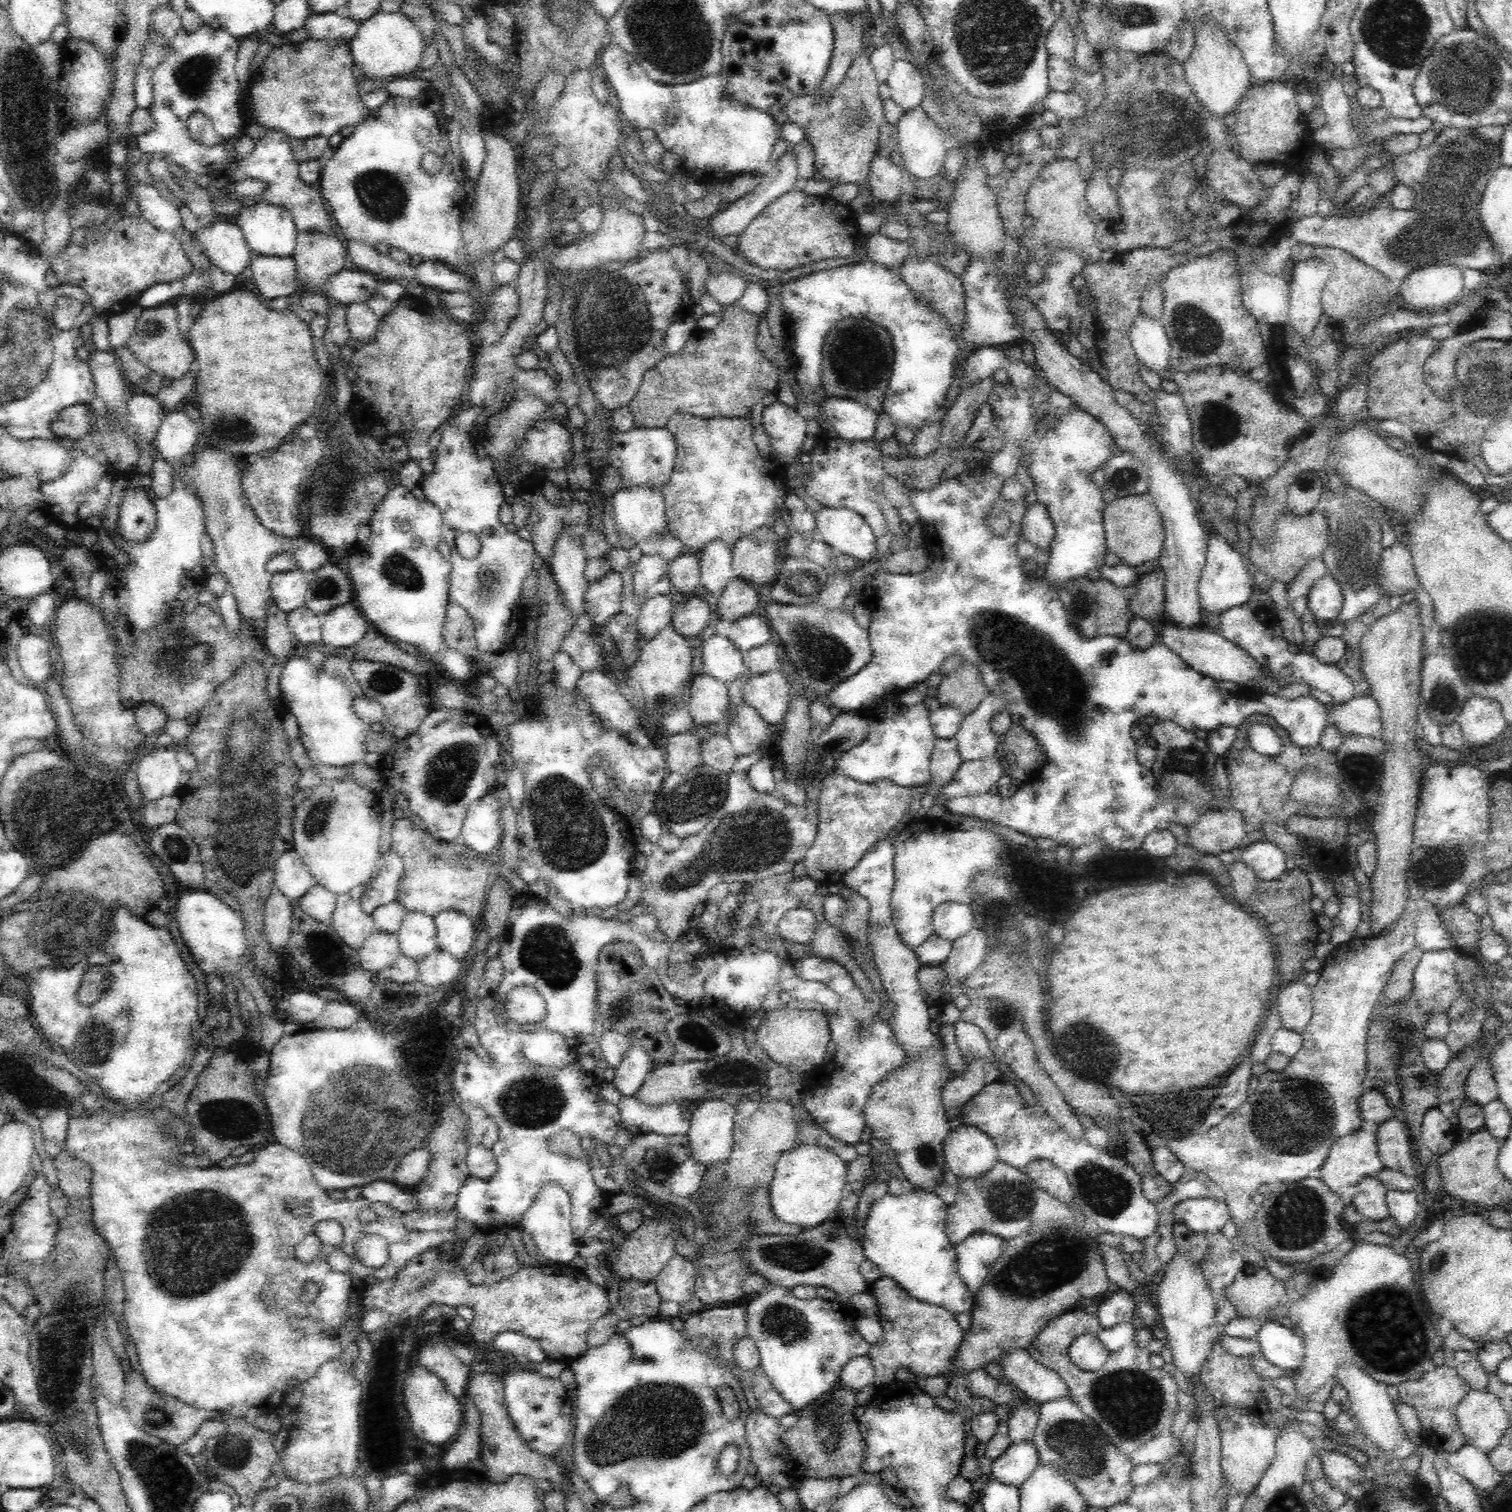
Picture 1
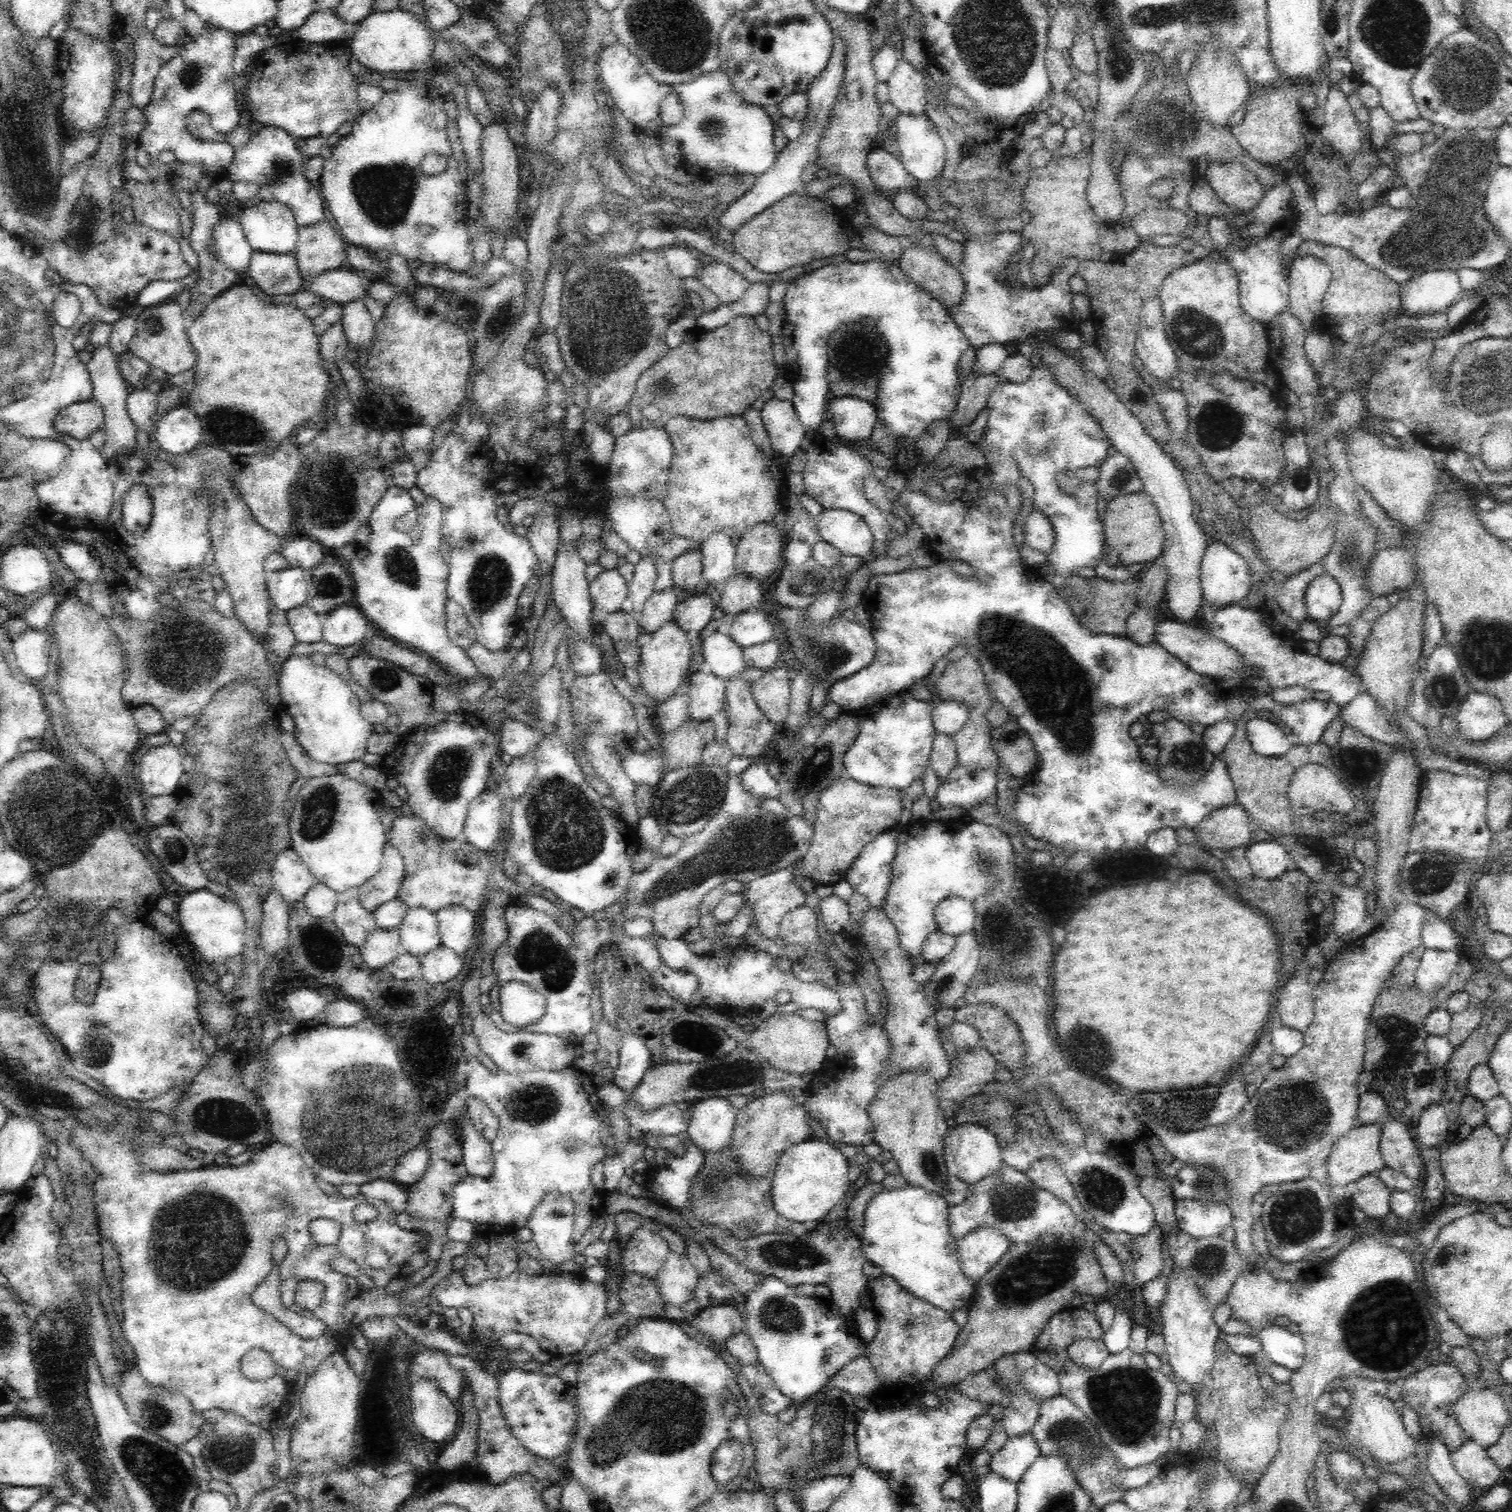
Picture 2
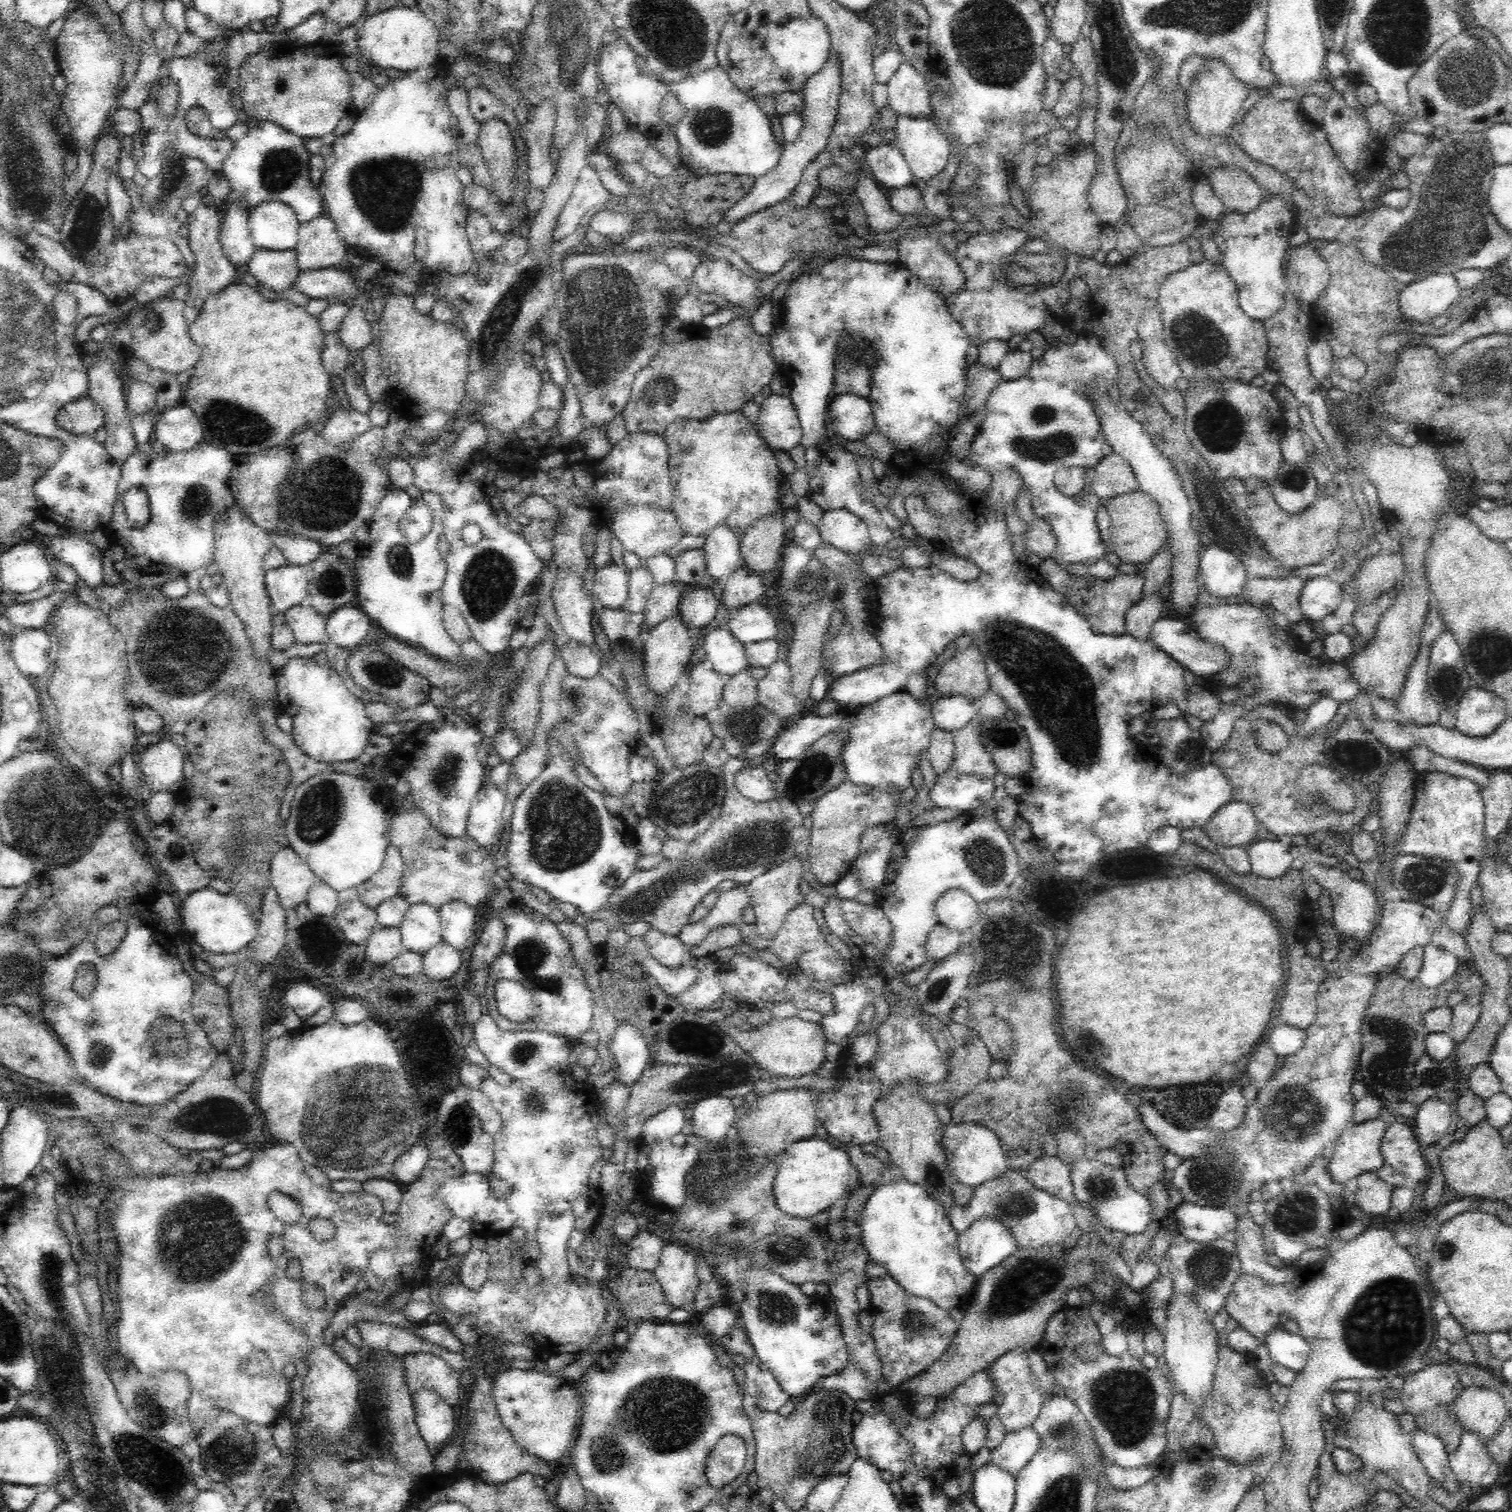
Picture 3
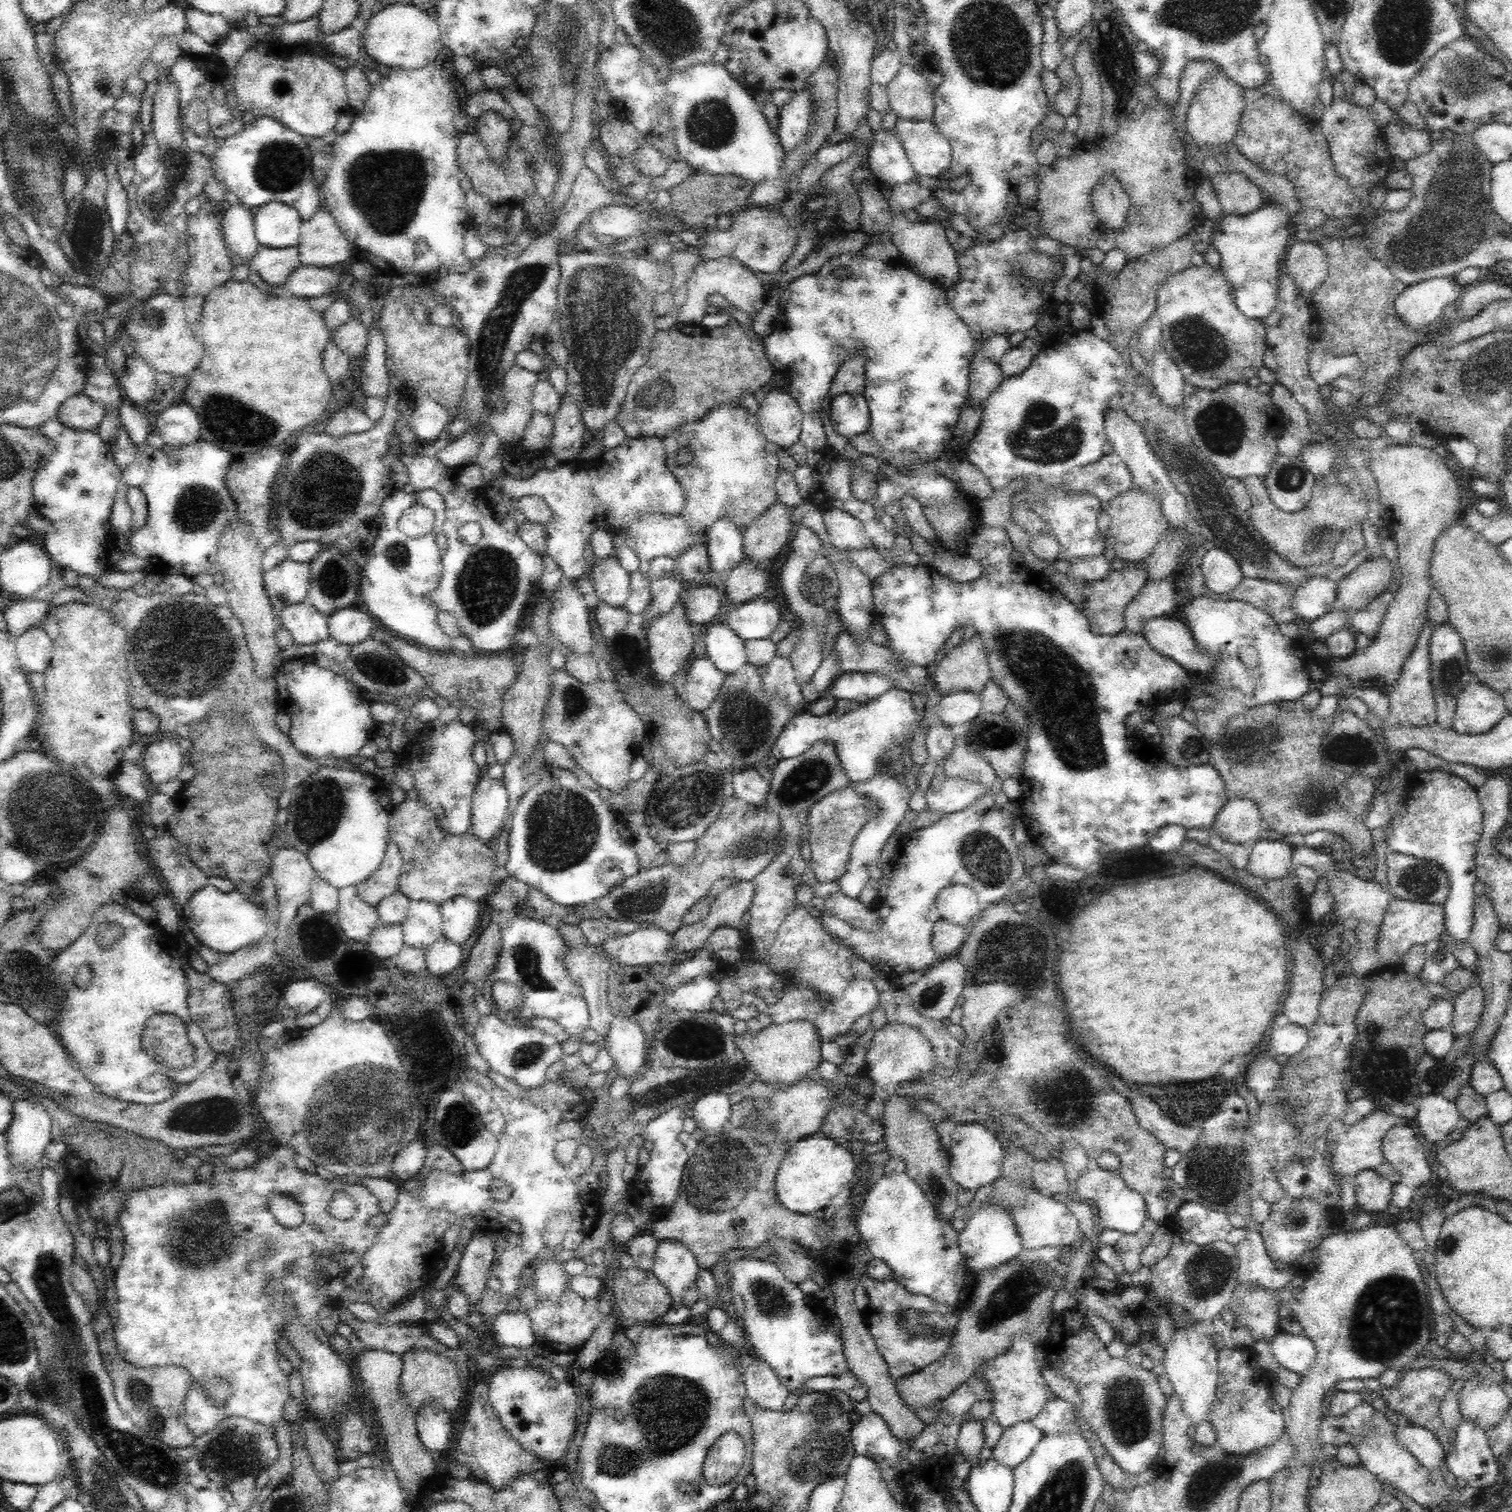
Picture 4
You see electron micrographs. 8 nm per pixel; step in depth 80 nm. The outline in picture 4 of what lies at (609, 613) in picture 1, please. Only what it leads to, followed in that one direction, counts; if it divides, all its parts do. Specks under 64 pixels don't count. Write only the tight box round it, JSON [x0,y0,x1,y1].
[589,556,630,607]

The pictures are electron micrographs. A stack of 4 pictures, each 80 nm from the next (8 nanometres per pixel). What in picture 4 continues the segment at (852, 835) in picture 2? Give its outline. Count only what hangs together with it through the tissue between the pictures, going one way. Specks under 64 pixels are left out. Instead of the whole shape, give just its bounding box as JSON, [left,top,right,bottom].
[807,787,882,885]

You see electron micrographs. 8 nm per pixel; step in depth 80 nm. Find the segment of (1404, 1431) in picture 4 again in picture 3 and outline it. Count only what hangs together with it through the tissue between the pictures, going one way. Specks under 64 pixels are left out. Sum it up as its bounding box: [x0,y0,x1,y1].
[1412,1430,1460,1495]

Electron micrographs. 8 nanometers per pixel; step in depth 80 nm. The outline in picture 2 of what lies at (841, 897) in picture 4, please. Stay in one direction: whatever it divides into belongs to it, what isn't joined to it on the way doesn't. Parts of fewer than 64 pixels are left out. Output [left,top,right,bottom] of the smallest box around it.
[860,908,952,1080]

